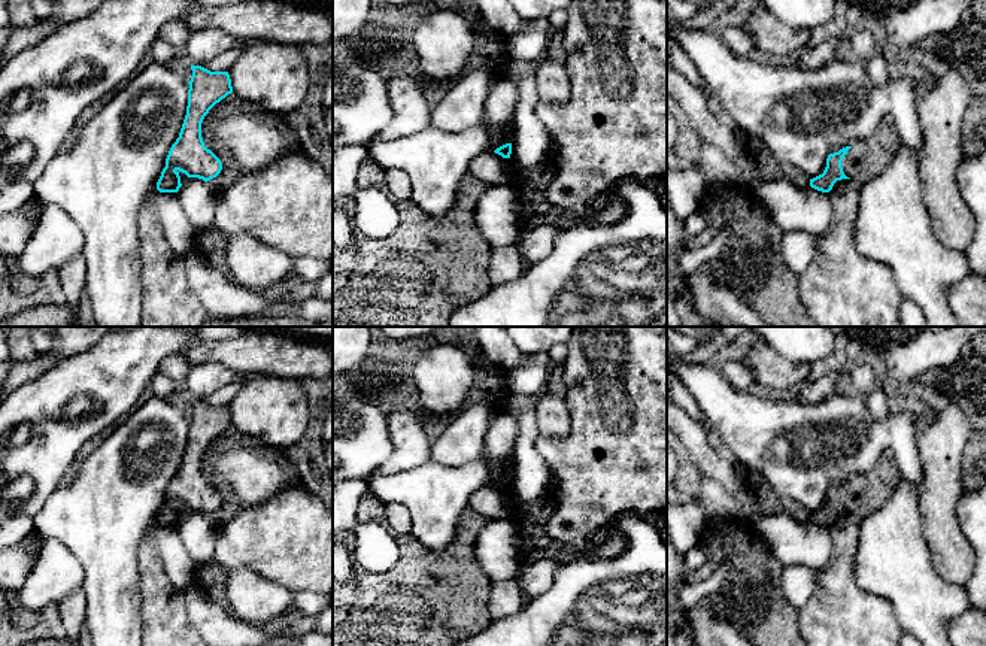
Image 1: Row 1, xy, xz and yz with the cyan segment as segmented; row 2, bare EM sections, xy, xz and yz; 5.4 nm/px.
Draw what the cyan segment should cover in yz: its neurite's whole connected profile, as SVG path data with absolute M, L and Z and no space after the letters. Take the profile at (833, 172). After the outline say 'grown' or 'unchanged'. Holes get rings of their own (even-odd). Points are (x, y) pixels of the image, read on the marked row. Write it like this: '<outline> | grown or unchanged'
M888 116L870 139L829 154L823 173L810 179L810 186L829 192L834 184L841 179L867 184L891 164L901 146L895 122Z | grown

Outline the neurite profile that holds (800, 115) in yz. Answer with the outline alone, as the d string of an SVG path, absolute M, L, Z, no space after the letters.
M667 25L667 33L695 64L709 94L720 100L738 130L765 148L785 170L800 172L808 179L823 173L829 154L870 139L889 115L917 113L919 98L905 72L892 72L883 87L876 87L865 63L847 55L817 69L804 69L756 55L737 57L723 43L719 30Z

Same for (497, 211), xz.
M512 182L489 186L480 195L474 224L492 249L513 246L519 234L519 195Z

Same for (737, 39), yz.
M720 25L719 34L723 43L732 51L734 55L749 58L755 55L755 42L746 27L725 27Z

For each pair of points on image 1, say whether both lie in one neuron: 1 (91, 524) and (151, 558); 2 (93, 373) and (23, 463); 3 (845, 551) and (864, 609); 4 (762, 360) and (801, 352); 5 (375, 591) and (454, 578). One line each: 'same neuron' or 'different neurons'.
1: different neurons
2: same neuron
3: same neuron
4: different neurons
5: same neuron

